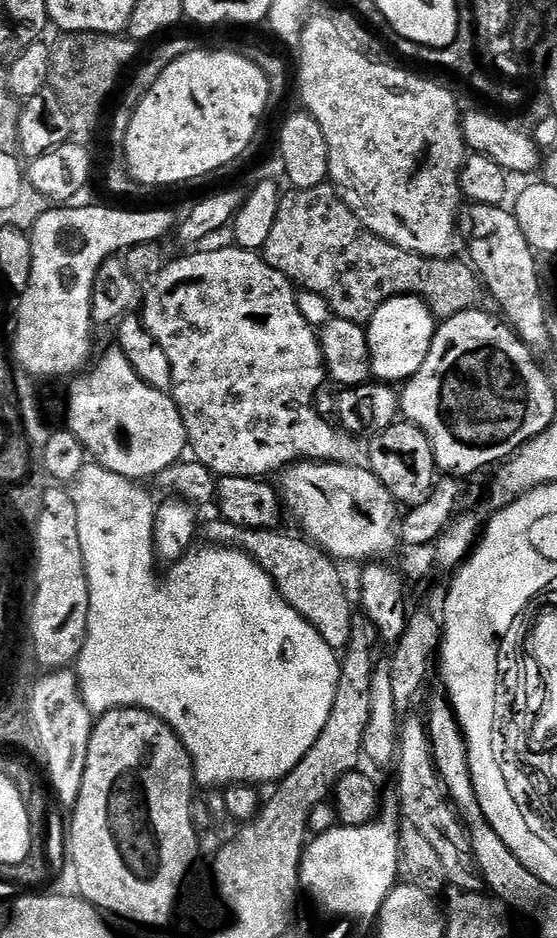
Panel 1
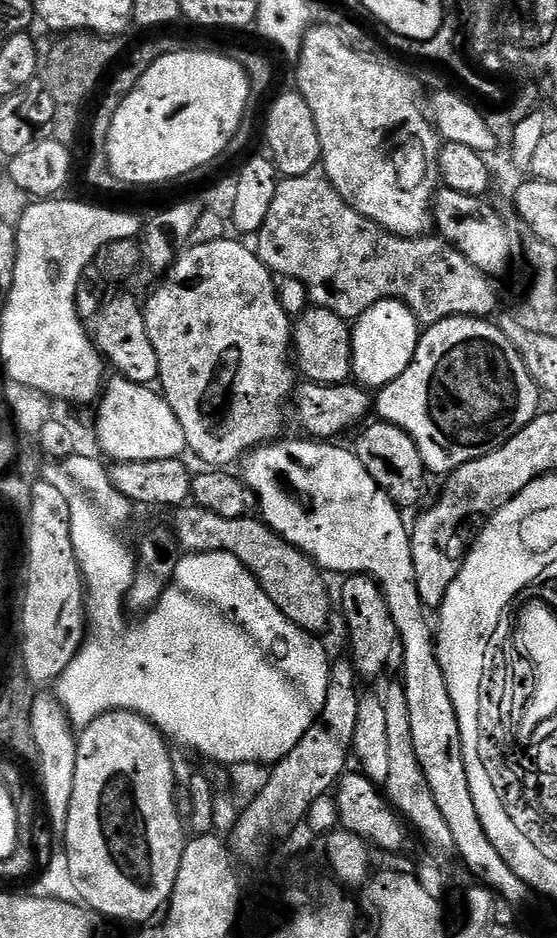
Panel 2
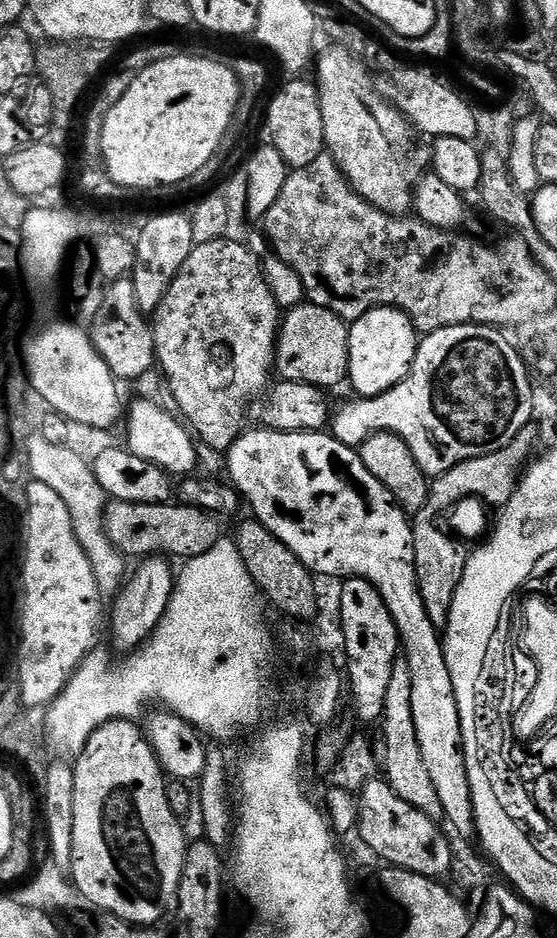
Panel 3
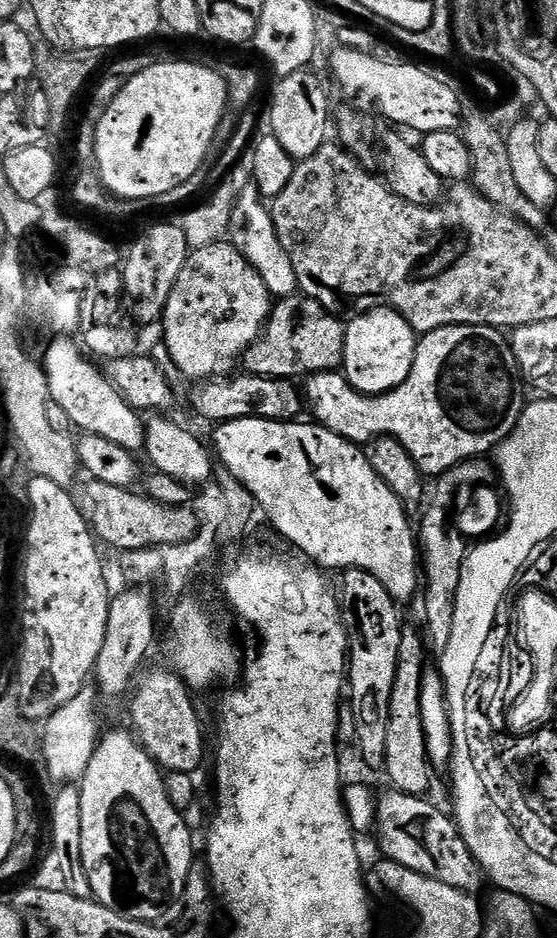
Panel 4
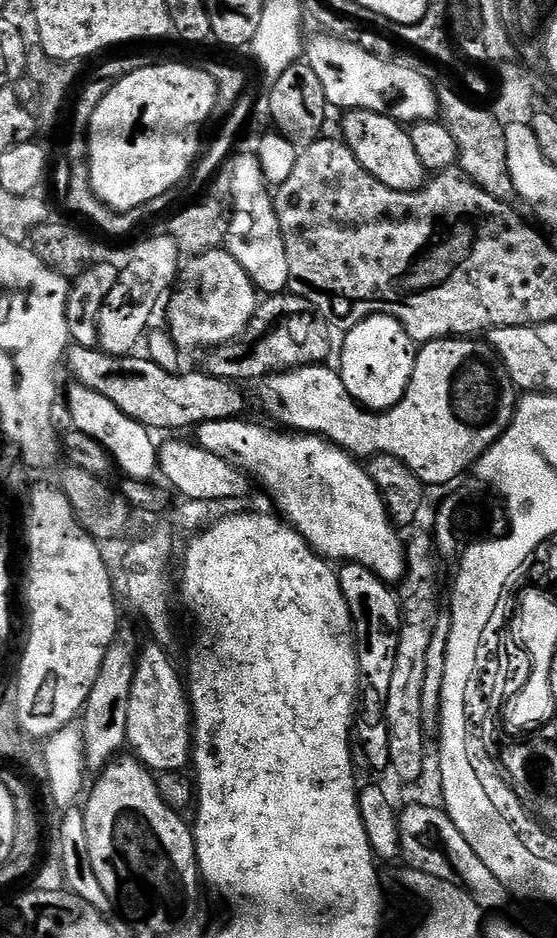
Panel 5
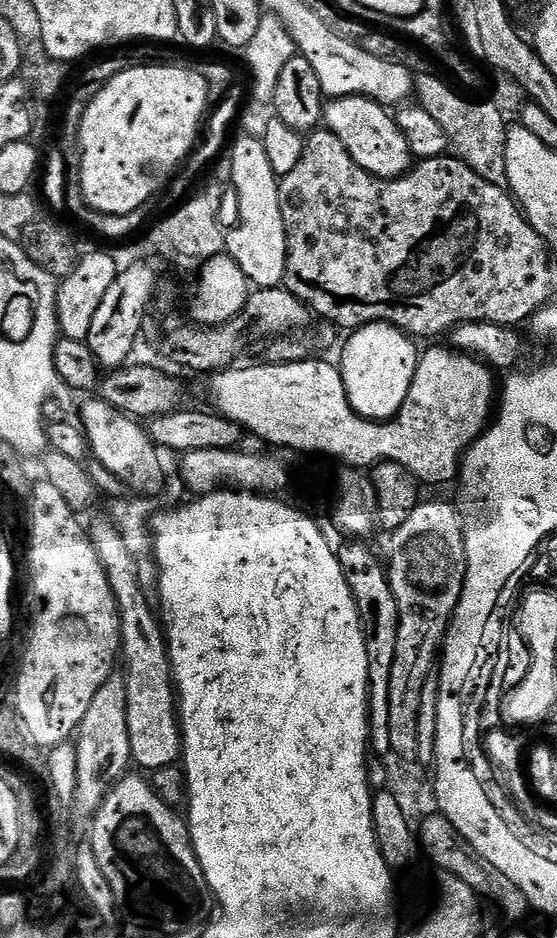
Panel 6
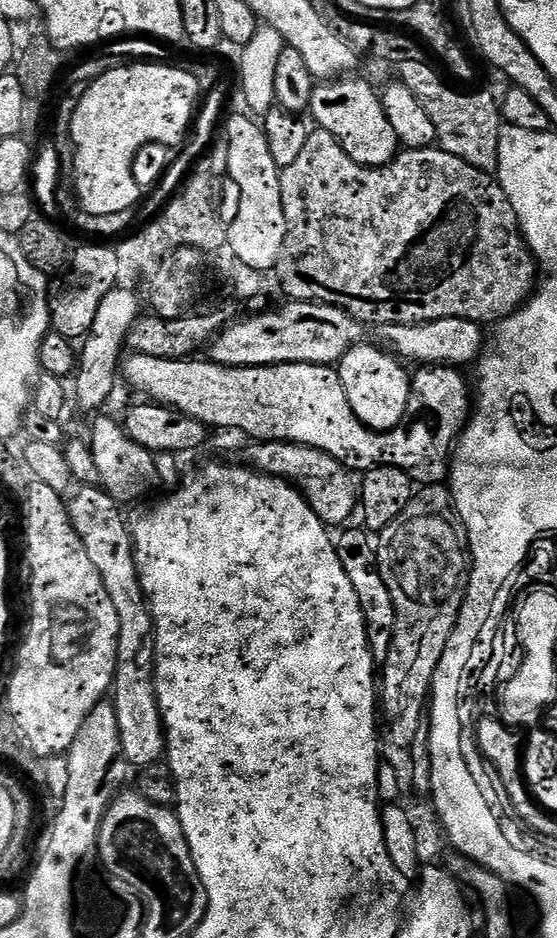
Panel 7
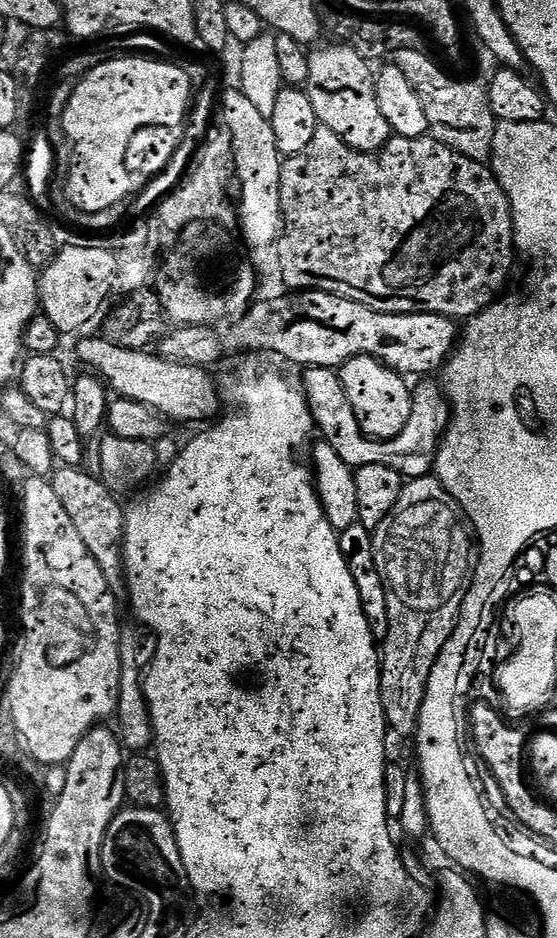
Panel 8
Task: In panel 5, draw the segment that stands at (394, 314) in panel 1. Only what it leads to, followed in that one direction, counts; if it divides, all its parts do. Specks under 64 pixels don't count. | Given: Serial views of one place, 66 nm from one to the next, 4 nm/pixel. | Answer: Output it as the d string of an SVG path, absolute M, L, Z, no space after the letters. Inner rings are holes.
M371 316L347 329L338 371L346 390L361 408L386 412L404 396L416 365L417 345L389 316Z

